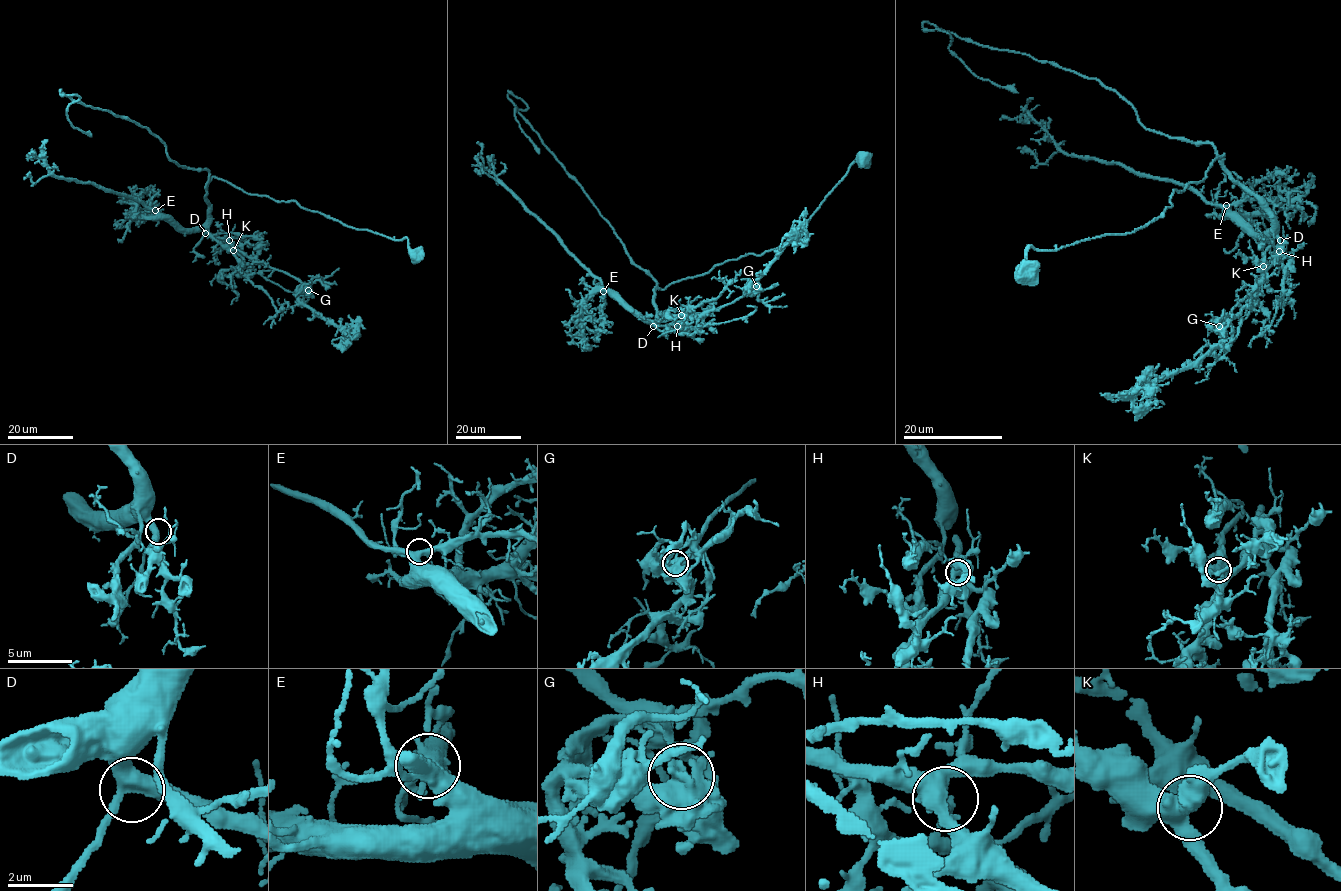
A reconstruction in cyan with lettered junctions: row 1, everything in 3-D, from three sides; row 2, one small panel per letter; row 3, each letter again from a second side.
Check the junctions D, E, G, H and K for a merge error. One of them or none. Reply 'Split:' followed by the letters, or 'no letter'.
Split: G

